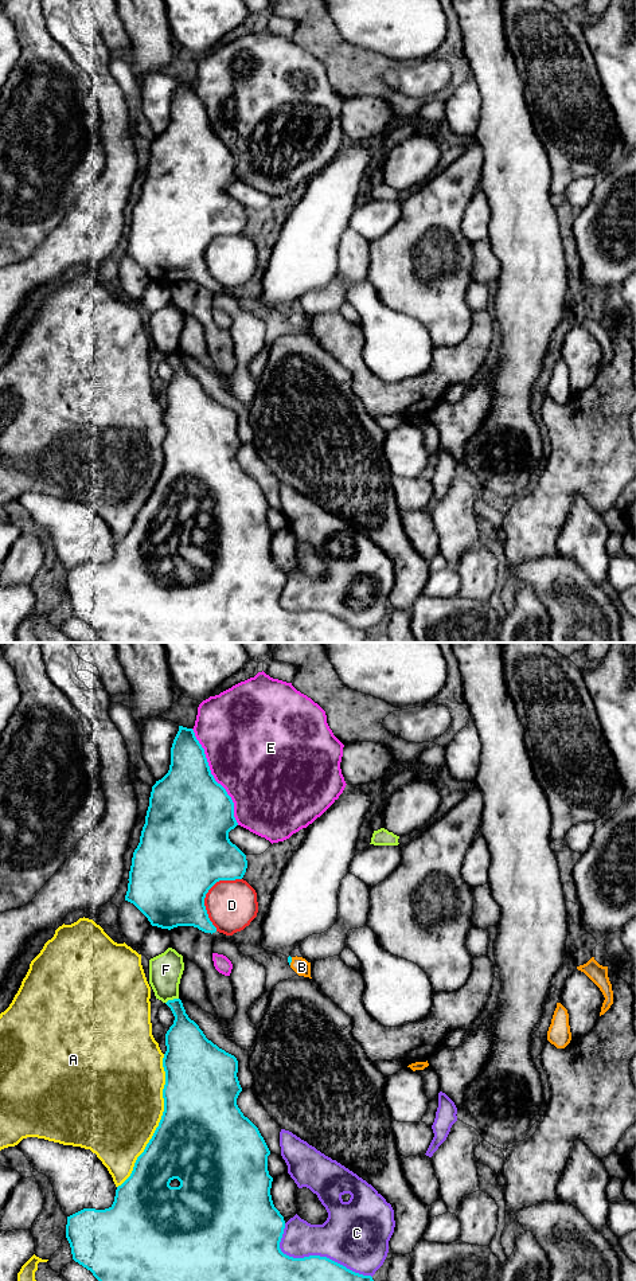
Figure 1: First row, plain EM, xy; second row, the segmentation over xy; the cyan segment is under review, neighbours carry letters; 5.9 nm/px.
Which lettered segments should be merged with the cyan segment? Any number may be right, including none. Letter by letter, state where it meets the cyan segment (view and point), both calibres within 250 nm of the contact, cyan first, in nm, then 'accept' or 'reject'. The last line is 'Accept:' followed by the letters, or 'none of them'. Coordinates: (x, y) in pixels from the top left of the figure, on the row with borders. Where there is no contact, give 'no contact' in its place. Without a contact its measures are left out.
A: meets cyan in xy at (160, 1121); 500 nm thick on the cyan side, 480 nm on the other; reject
B: meets cyan in xy at (291, 961); 30 nm thick on the cyan side, 100 nm on the other; accept
C: meets cyan in xy at (313, 1256); 190 nm thick on the cyan side, 340 nm on the other; reject
D: meets cyan in xy at (206, 893); 500 nm thick on the cyan side, 300 nm on the other; reject
E: meets cyan in xy at (213, 777); 480 nm thick on the cyan side, 480 nm on the other; reject
F: meets cyan in xy at (171, 1000); 220 nm thick on the cyan side, 200 nm on the other; reject
Accept: B

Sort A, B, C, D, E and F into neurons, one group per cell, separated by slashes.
A / B / C / D / E / F

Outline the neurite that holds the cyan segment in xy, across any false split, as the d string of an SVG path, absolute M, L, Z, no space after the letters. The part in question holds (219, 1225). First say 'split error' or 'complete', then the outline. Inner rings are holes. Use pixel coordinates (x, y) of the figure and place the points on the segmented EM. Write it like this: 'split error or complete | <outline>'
complete | M180 999L168 1000L165 1004L171 1008L175 1020L165 1034L167 1051L163 1058L165 1085L161 1120L144 1152L137 1157L130 1176L117 1187L113 1204L105 1210L83 1208L67 1216L66 1238L73 1259L90 1270L98 1281L374 1281L371 1276L355 1273L327 1257L293 1258L281 1251L280 1242L285 1221L274 1207L270 1195L273 1182L268 1171L270 1151L258 1128L243 1116L237 1105L237 1098L242 1091L237 1077L238 1061L206 1038L199 1026L186 1014Z

